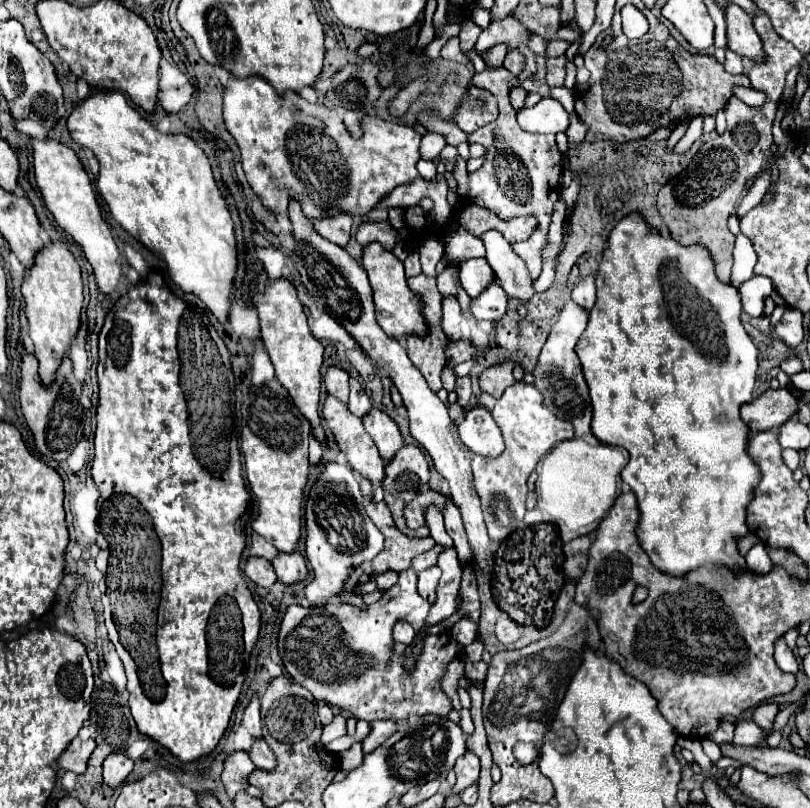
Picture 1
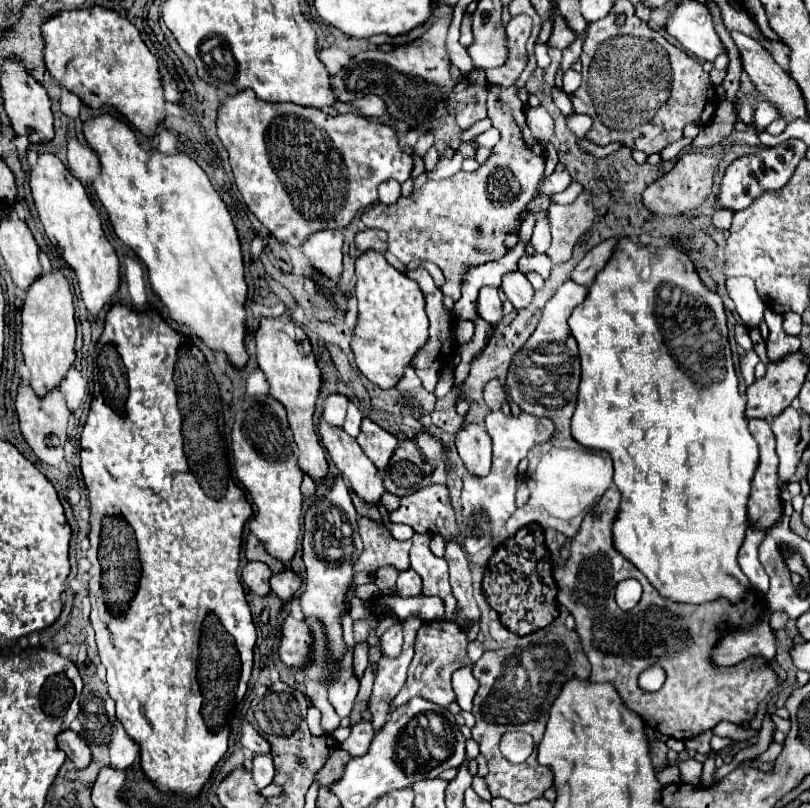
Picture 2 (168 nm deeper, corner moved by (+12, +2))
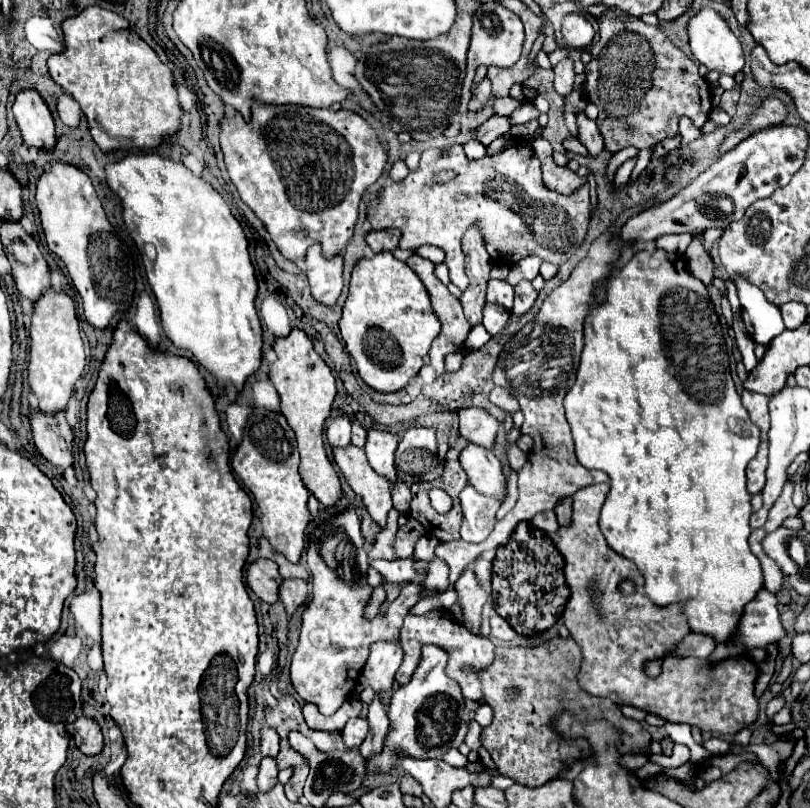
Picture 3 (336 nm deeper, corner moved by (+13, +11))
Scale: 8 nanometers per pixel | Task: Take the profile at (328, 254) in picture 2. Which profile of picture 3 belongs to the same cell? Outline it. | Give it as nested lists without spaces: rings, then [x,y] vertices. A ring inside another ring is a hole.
[[[319,243],[311,245],[305,255],[307,277],[311,285],[311,295],[323,305],[335,305],[337,297],[343,289],[343,255],[333,255],[327,259],[323,251],[319,251]]]

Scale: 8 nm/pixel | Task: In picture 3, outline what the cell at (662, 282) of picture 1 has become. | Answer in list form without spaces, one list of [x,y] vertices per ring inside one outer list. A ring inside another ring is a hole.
[[[656,249],[653,253],[645,250],[639,251],[637,255],[626,263],[615,273],[603,279],[599,283],[599,289],[603,289],[603,303],[595,303],[591,307],[591,315],[587,315],[585,323],[585,347],[581,353],[581,363],[577,369],[577,381],[575,385],[567,391],[565,397],[565,411],[567,419],[571,425],[573,441],[575,441],[575,453],[577,459],[583,467],[587,469],[603,469],[609,479],[611,479],[611,491],[607,495],[607,501],[601,511],[601,531],[609,543],[609,547],[627,559],[631,559],[639,571],[645,577],[645,593],[651,597],[655,605],[669,605],[669,603],[681,603],[681,601],[691,601],[685,603],[685,615],[689,621],[691,631],[703,633],[703,635],[713,635],[717,641],[715,653],[709,657],[711,661],[721,661],[731,655],[741,653],[739,647],[729,645],[727,641],[731,639],[741,615],[743,607],[757,595],[757,591],[763,587],[763,575],[761,575],[761,565],[759,559],[751,553],[747,537],[751,533],[749,529],[749,517],[751,517],[751,495],[747,493],[745,487],[745,467],[747,463],[755,457],[757,447],[759,447],[759,427],[751,423],[745,407],[741,405],[741,397],[733,385],[731,369],[729,369],[729,355],[723,339],[723,329],[719,323],[719,317],[713,309],[709,289],[695,279],[687,265],[685,257],[679,253],[673,253],[675,259],[671,259],[671,253]]]

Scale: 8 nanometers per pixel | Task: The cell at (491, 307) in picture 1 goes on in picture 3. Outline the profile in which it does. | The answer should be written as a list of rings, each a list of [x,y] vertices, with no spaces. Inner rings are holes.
[[[491,279],[489,287],[487,287],[487,301],[505,307],[505,311],[511,311],[511,307],[513,307],[513,287],[507,281]]]

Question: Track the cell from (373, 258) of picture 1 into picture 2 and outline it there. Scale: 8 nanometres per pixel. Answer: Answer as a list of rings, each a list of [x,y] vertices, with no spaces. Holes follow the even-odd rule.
[[[364,252],[356,260],[358,322],[350,348],[358,370],[380,388],[394,388],[404,370],[412,364],[418,350],[428,342],[428,316],[424,312],[424,296],[416,282],[392,268],[378,252]]]

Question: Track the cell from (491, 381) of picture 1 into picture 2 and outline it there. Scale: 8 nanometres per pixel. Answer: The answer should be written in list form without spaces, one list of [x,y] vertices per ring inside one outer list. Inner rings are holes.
[[[492,380],[492,384],[486,384],[484,400],[490,410],[500,410],[500,406],[506,402],[506,392],[498,380]]]

